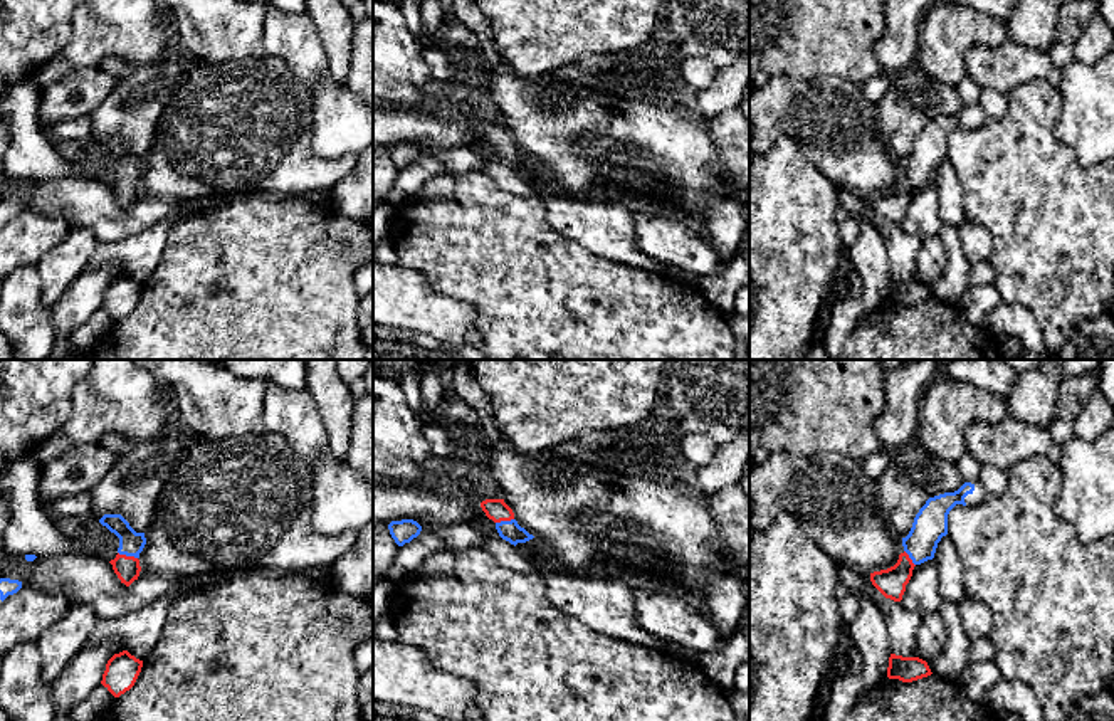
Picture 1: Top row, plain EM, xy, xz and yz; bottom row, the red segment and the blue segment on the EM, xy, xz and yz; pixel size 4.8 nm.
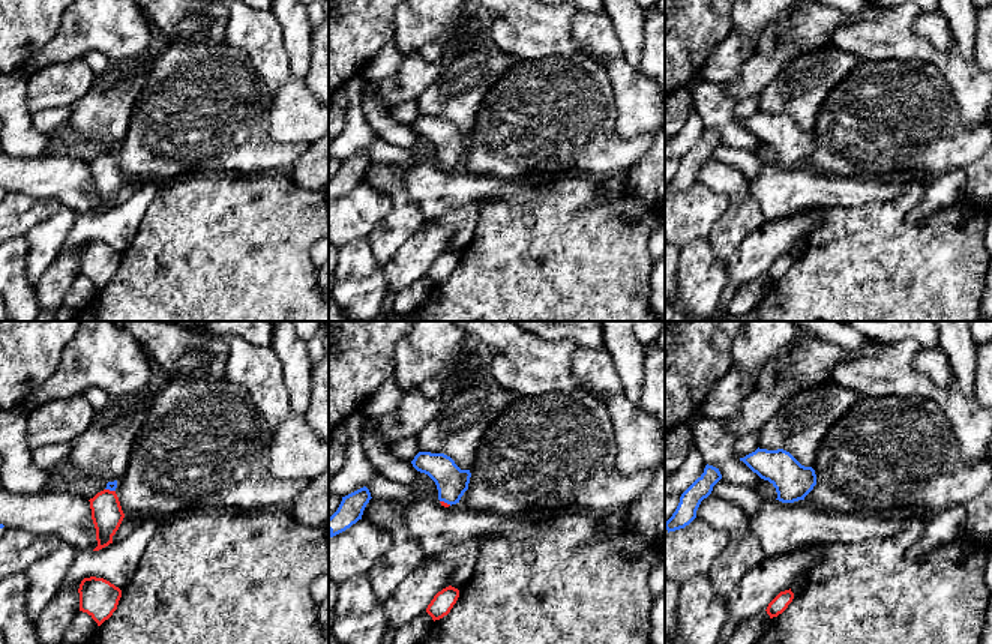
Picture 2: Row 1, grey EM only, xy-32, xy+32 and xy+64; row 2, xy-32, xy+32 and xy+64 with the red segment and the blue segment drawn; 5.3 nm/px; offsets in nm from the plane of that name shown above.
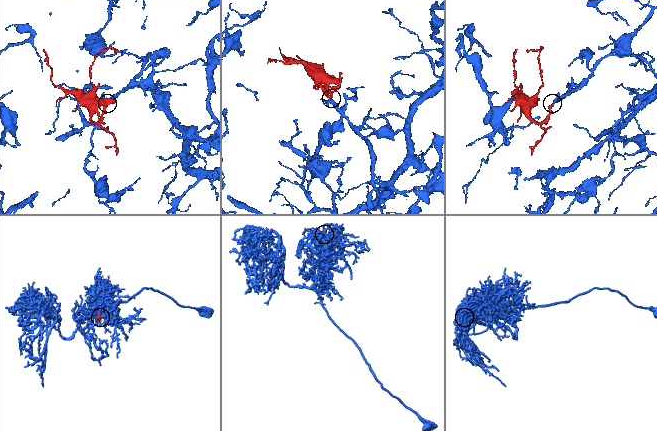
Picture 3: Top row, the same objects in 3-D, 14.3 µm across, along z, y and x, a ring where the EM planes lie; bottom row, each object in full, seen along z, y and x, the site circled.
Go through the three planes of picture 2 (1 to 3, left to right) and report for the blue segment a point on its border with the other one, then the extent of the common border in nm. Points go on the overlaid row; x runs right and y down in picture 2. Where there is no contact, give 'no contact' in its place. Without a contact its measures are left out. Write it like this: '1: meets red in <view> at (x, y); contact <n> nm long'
1: meets red in xy-32 at (108, 490); contact 60 nm long
2: meets red in xy+32 at (446, 503); contact 70 nm long
3: no contact

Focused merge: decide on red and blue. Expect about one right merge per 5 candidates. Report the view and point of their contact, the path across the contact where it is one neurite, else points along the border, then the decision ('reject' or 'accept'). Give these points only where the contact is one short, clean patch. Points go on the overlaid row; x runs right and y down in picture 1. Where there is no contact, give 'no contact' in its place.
xy (128, 557) | across xy (128, 568), (128, 557), (131, 543) | accept

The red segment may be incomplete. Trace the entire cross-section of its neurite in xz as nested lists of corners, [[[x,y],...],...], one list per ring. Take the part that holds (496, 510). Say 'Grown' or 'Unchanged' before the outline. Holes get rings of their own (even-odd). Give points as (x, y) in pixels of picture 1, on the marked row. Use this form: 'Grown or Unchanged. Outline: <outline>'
Grown. Outline: [[[486,499],[481,503],[482,511],[489,519],[496,523],[499,536],[511,545],[526,543],[534,536],[514,519],[512,509],[504,503],[504,499]]]

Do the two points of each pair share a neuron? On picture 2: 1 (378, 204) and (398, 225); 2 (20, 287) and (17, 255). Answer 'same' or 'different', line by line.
1: different
2: same

